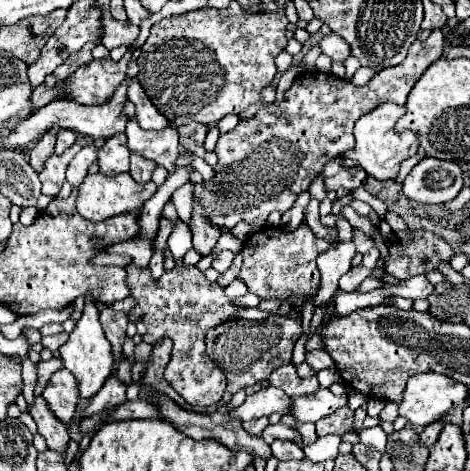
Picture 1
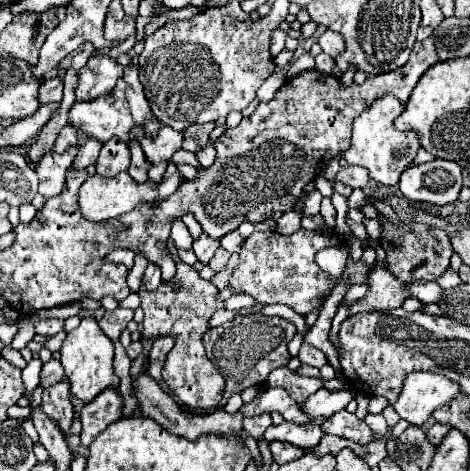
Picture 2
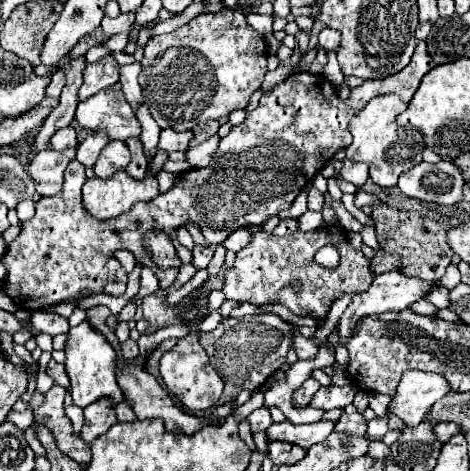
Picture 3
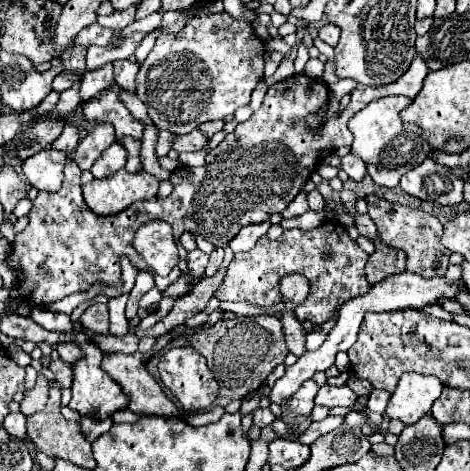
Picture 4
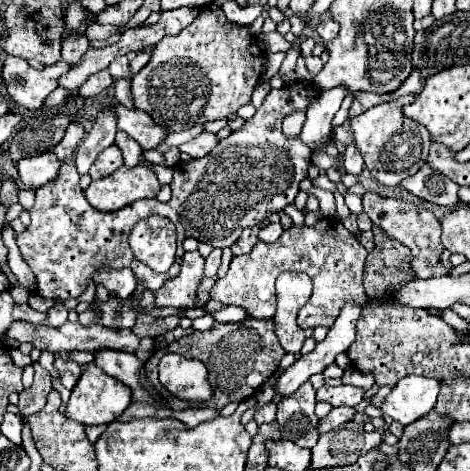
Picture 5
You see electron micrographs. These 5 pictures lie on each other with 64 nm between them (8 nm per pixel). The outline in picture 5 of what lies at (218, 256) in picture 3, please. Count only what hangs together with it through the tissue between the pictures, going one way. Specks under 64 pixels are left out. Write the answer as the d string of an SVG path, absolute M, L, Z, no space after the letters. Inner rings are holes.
M214 248L210 252L210 256L206 258L206 264L204 264L204 276L206 278L214 278L216 276L216 272L220 268L220 254L222 254L222 250L220 248Z

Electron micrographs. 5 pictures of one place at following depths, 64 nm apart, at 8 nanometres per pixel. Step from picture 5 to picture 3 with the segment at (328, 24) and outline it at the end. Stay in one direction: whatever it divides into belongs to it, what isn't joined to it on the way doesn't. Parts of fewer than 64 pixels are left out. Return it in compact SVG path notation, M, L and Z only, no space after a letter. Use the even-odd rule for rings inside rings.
M324 28L318 38L320 38L320 44L324 48L330 48L330 50L336 50L338 44L340 44L340 32L336 32L332 28Z

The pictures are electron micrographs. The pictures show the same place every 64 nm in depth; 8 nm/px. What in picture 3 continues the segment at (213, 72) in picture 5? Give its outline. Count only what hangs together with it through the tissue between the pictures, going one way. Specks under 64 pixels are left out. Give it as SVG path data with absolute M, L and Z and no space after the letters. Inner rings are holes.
M224 10L220 14L200 14L190 24L178 28L176 32L152 38L144 48L140 86L144 104L150 108L152 118L158 126L172 128L176 132L192 130L196 124L208 120L226 118L232 110L248 106L248 100L256 88L260 88L266 74L266 42L248 22L240 10Z

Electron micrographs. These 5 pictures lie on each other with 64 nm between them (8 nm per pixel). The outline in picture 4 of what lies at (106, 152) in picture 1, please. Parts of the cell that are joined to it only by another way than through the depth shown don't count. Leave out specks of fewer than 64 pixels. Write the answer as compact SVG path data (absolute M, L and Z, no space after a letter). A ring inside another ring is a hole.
M116 142L116 144L112 144L110 148L106 148L106 150L100 154L100 158L94 162L94 166L90 168L90 172L92 172L94 178L108 178L108 176L112 176L116 170L124 168L124 164L126 164L126 152L124 152L124 148L120 148L120 144Z

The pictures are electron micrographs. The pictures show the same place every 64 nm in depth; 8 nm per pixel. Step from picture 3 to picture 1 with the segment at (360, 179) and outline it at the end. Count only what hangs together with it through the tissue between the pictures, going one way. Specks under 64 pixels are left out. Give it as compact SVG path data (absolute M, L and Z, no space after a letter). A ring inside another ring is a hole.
M354 166L354 168L348 168L348 170L346 170L346 168L340 168L340 172L338 172L336 176L326 178L324 182L326 182L326 186L328 186L330 190L338 190L338 188L354 190L354 188L358 188L358 186L364 184L366 176L368 176L368 174L366 174L362 168Z

